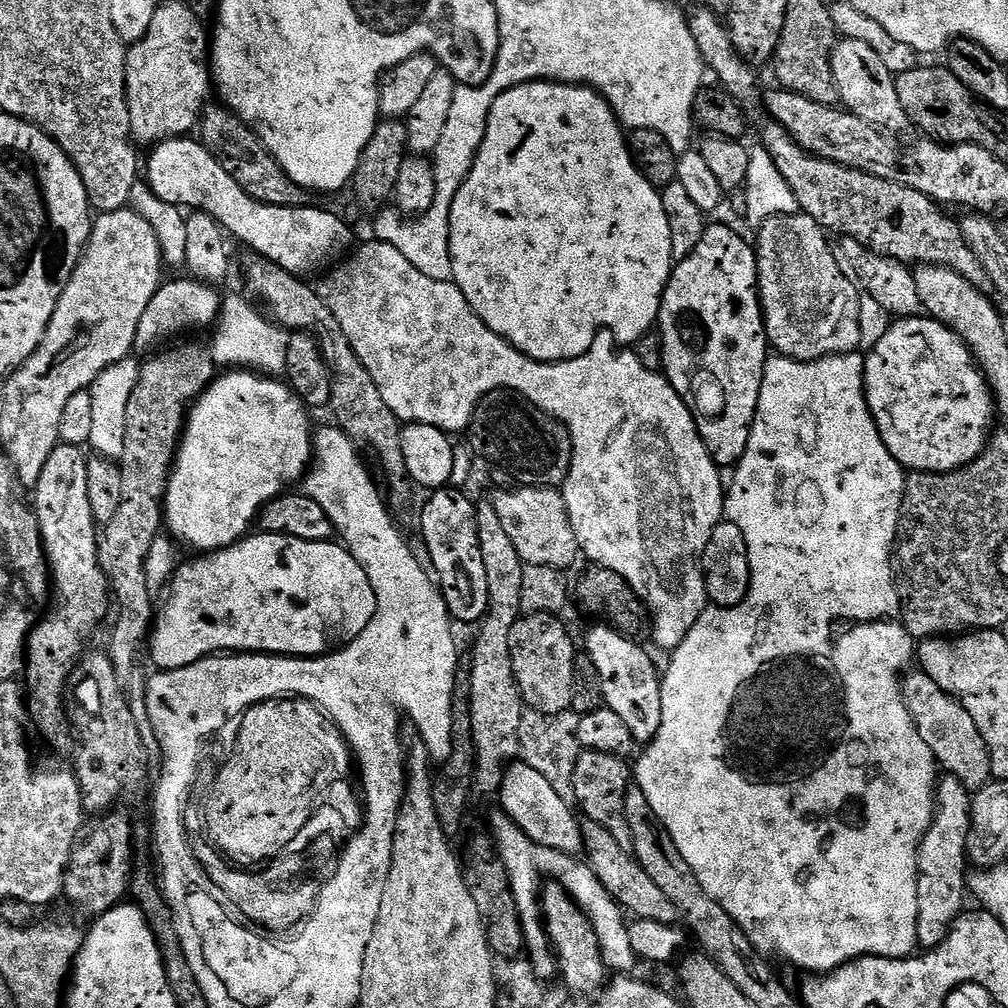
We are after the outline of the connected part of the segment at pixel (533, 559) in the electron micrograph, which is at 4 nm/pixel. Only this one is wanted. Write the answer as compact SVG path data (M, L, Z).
M517 486L510 490L495 489L490 499L506 535L510 537L510 542L514 542L514 550L518 550L525 564L568 570L576 556L581 555L574 526L570 526L570 514L566 510L563 491Z

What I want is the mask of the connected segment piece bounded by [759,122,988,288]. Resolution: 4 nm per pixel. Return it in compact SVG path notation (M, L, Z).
M767 123L760 128L759 143L774 160L774 166L778 168L778 174L782 174L782 178L786 180L786 186L794 190L794 198L798 198L800 212L814 218L814 222L818 222L818 226L824 229L825 233L837 232L837 237L840 238L849 236L862 246L866 246L871 252L876 252L879 256L886 258L894 258L909 266L933 264L939 268L949 268L962 274L962 278L970 281L975 288L984 288L988 284L986 270L982 262L978 262L974 250L970 250L970 246L964 241L959 223L955 219L952 221L944 213L947 211L936 201L898 182L874 178L865 172L812 156L806 150L802 150L802 146L798 146L798 142L789 136L788 131L781 124Z

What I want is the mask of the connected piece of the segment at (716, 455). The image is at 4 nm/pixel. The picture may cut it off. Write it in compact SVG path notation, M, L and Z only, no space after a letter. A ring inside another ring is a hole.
M709 223L702 234L702 242L698 242L698 246L694 246L692 253L673 267L672 277L668 280L664 297L660 300L658 331L660 341L664 347L663 375L667 376L674 386L674 390L678 390L682 402L686 402L686 406L698 426L698 434L702 438L702 442L706 442L706 450L712 455L712 461L719 467L736 465L742 458L742 454L746 454L746 442L750 442L750 430L756 417L758 398L762 390L762 374L770 355L768 335L764 329L764 311L760 308L760 283L758 282L758 270L756 269L755 247L749 241L747 244L734 229L727 228L724 224Z

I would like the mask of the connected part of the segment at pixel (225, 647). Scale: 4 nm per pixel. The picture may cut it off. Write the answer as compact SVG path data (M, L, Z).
M269 532L249 534L229 548L220 548L217 552L197 555L196 560L189 564L181 563L177 567L176 575L172 577L167 589L164 605L159 605L158 615L150 629L150 645L152 644L152 660L157 669L176 669L190 666L206 656L217 654L271 654L273 656L295 656L297 658L311 658L323 656L341 646L356 640L376 613L376 595L370 578L366 578L366 570L356 561L340 542L306 542L302 538L293 536L279 536Z

